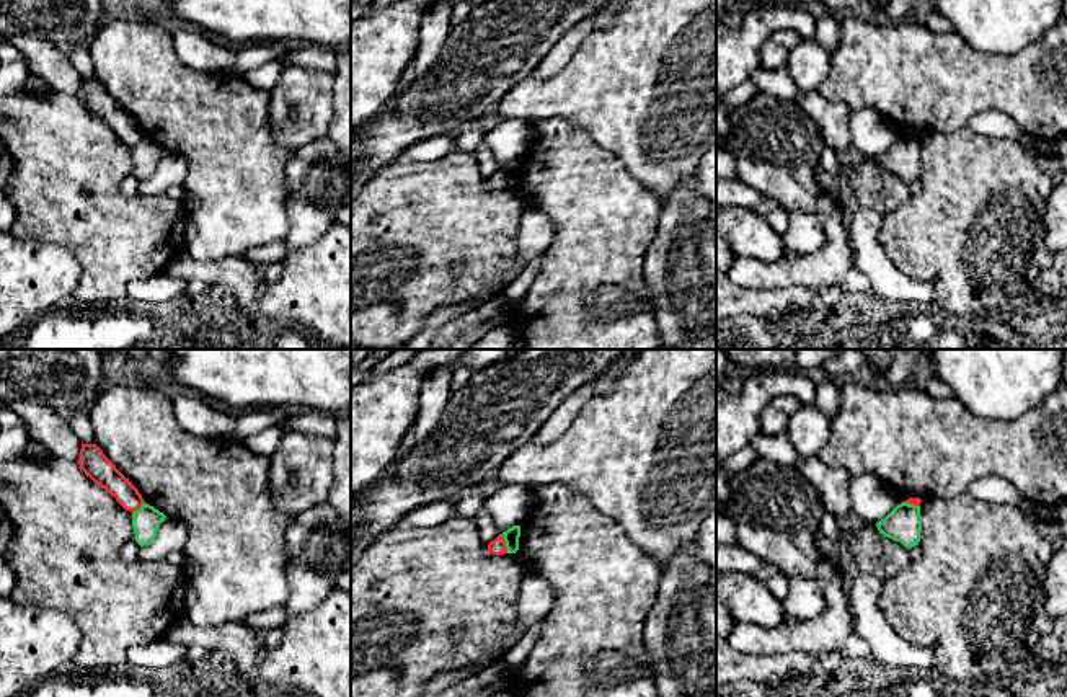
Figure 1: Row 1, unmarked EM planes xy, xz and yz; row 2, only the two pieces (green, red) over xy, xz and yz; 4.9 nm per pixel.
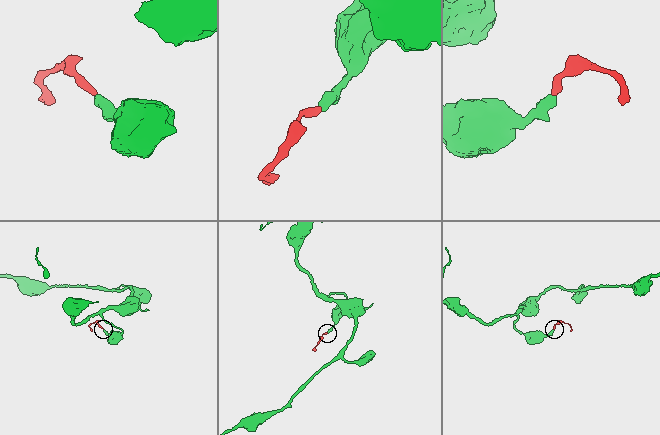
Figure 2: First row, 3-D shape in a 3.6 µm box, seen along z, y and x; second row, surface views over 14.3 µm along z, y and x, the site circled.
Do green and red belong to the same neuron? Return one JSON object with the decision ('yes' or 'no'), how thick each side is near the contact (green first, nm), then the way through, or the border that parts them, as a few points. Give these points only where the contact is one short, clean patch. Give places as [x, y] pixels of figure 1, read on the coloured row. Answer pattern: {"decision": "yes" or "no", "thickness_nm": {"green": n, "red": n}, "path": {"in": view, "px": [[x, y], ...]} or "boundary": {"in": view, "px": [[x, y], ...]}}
{"decision": "no", "thickness_nm": {"green": 80, "red": 80}, "boundary": {"in": "xz", "px": [[500, 534], [508, 552]]}}

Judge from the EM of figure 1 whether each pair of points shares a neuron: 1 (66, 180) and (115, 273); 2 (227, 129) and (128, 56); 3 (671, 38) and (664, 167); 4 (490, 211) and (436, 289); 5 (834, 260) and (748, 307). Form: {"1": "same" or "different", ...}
{"1": "same", "2": "same", "3": "same", "4": "same", "5": "different"}

